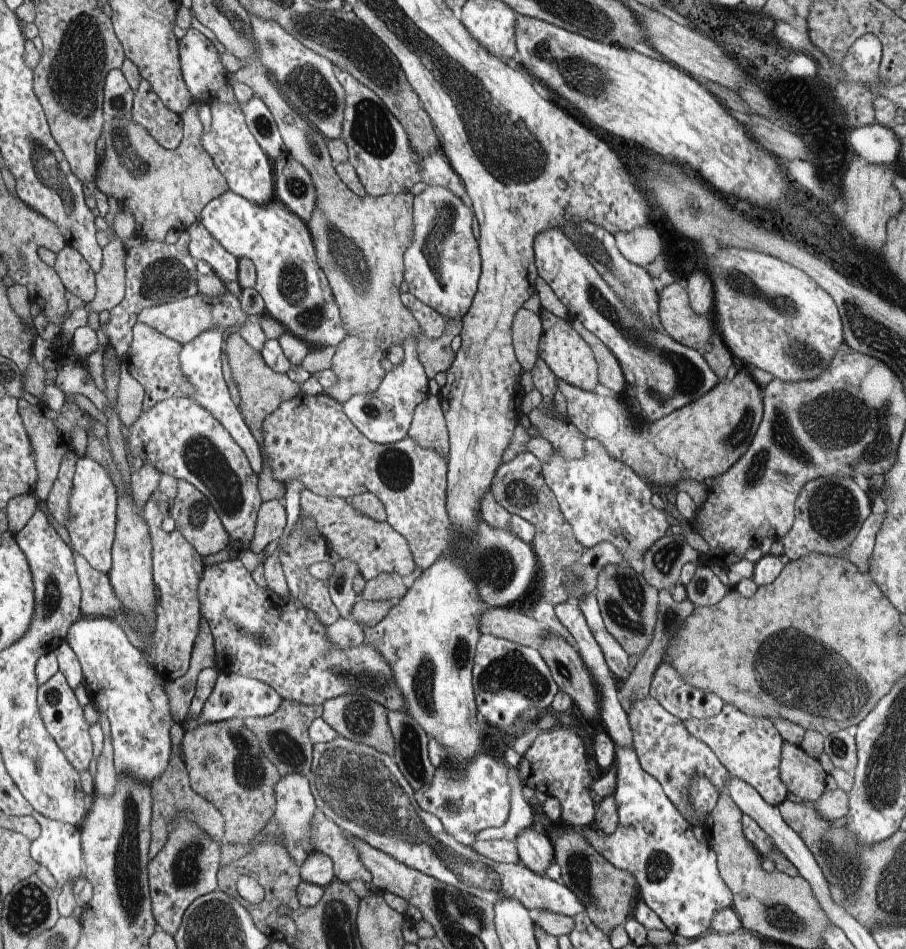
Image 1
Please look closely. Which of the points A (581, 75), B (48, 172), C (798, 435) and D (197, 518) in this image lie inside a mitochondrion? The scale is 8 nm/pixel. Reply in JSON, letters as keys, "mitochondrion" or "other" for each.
{"A":"mitochondrion","B":"mitochondrion","C":"mitochondrion","D":"mitochondrion"}

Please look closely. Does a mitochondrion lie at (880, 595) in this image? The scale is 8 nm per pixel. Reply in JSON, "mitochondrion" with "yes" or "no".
{"mitochondrion":"no"}

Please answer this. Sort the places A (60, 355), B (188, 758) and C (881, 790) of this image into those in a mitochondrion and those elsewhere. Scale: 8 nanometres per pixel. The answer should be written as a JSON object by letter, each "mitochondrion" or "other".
{"A":"other","B":"other","C":"mitochondrion"}

